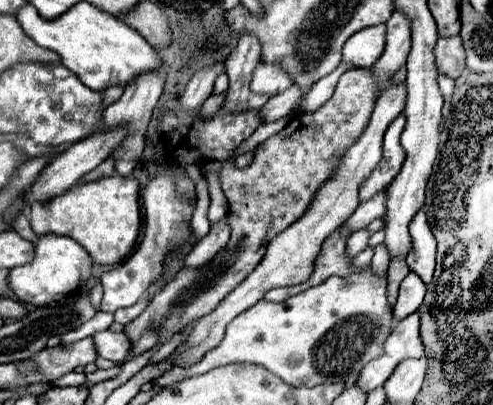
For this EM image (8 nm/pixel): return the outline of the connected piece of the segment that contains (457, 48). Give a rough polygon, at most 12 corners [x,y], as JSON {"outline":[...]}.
{"outline":[[458,35],[438,39],[438,73],[460,77],[464,47]]}

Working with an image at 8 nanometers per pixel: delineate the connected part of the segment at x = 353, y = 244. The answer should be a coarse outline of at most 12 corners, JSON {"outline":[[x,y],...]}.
{"outline":[[366,229],[354,231],[348,237],[346,255],[356,257],[370,239]]}

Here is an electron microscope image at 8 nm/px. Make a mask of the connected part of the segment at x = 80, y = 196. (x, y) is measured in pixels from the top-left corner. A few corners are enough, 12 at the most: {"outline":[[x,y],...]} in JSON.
{"outline":[[112,175],[32,203],[36,235],[118,265],[140,233],[140,185]]}

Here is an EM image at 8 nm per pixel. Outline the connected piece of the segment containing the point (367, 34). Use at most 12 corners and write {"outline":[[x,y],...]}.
{"outline":[[382,23],[344,43],[342,61],[370,67],[386,43]]}

